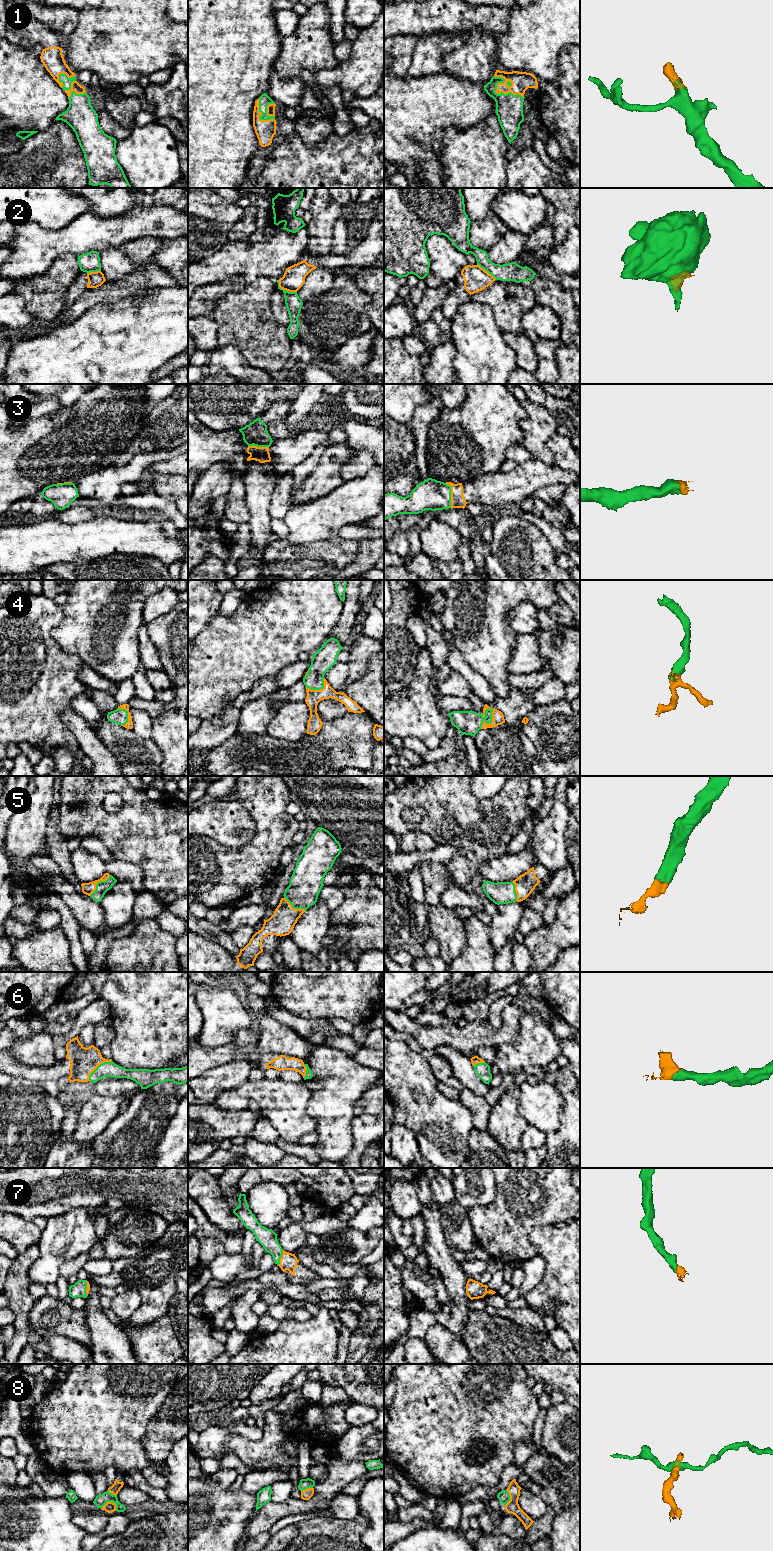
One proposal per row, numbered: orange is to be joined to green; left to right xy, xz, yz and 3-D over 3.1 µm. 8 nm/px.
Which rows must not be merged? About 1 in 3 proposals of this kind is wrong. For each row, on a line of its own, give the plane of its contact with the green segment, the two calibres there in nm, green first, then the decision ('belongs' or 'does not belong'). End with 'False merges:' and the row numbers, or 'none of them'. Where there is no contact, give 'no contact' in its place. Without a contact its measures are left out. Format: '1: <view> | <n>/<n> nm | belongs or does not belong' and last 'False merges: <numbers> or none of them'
1: yz | 220/160 nm | belongs
2: xz | 130/180 nm | does not belong
3: yz | 240/110 nm | belongs
4: yz | 190/100 nm | belongs
5: xy | 100/100 nm | belongs
6: xy | 130/220 nm | belongs
7: xz | 150/140 nm | belongs
8: xy | 90/90 nm | does not belong
False merges: 2, 8

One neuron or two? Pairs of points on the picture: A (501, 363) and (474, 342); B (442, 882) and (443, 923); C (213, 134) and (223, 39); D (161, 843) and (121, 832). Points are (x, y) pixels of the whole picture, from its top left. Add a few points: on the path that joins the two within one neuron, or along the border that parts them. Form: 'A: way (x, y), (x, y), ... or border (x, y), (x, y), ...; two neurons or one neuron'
A: way (494, 361), (481, 349); one neuron
B: way (434, 892), (434, 909), (437, 913); one neuron
C: way (213, 110), (213, 63); one neuron
D: way (151, 834), (131, 833); one neuron

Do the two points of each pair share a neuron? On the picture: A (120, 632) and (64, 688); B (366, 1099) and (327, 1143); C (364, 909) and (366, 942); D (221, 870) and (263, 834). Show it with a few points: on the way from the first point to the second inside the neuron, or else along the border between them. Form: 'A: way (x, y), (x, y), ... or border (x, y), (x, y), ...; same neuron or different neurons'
A: border (64, 651), (75, 654), (84, 663); different neurons
B: border (364, 1092), (354, 1103), (354, 1115); different neurons
C: way (366, 917), (366, 934); same neuron
D: way (232, 869), (256, 845); same neuron

